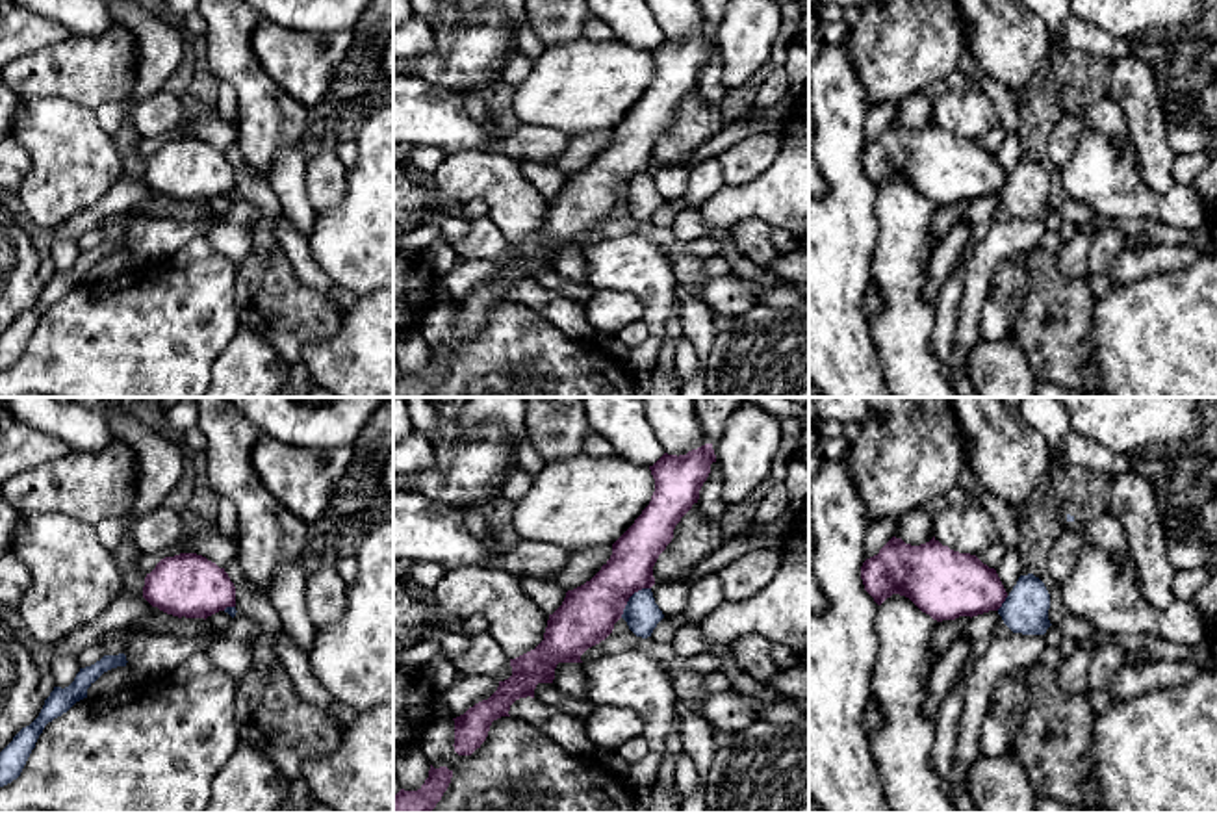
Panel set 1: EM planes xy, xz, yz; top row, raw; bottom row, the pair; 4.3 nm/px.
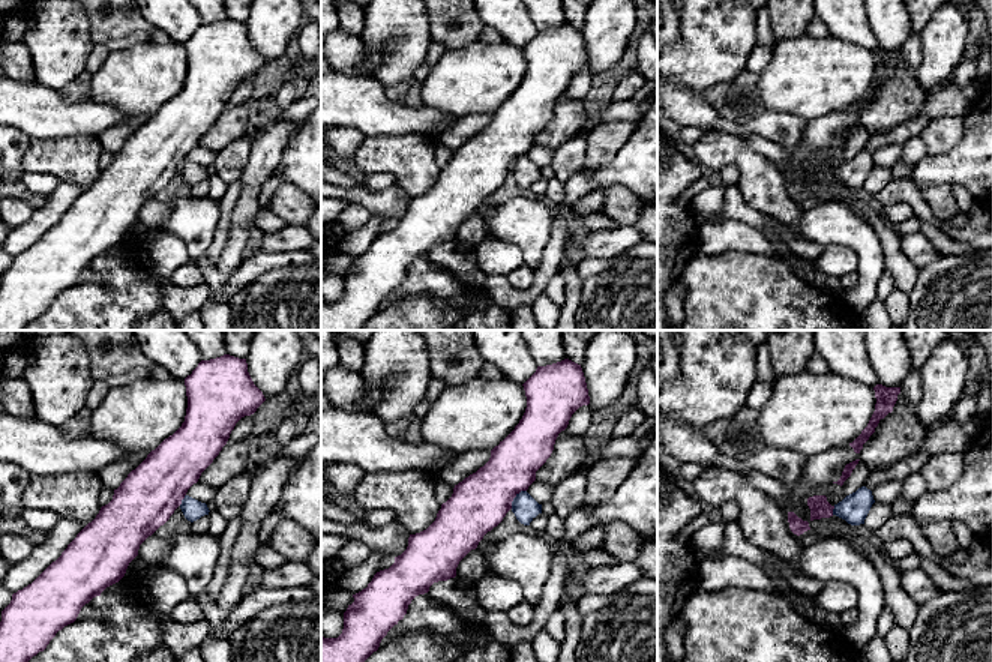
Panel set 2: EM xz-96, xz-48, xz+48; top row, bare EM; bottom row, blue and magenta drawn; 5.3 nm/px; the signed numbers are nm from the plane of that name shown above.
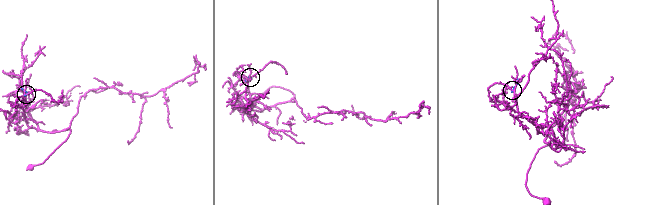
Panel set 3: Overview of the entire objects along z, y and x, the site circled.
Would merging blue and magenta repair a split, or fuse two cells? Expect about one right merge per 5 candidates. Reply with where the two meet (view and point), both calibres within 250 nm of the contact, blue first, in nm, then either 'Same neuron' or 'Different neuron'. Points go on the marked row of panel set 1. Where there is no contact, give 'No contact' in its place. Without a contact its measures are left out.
Touches blue at xz (629, 598). Thickness 150 nm (blue) against 240 nm. Different neuron

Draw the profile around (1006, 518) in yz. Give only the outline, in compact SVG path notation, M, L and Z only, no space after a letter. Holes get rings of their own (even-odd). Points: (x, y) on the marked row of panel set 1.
M967 464L961 471L959 490L978 501L989 510L996 522L1000 540L1006 546L1006 557L996 568L996 574L1009 596L1020 577L1020 551L1018 551L1018 514L1002 499L991 496L978 481L972 464Z

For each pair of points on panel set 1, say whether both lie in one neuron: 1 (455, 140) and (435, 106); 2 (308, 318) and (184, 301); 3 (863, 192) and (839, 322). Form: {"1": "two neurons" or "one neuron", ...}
{"1": "one neuron", "2": "two neurons", "3": "one neuron"}

